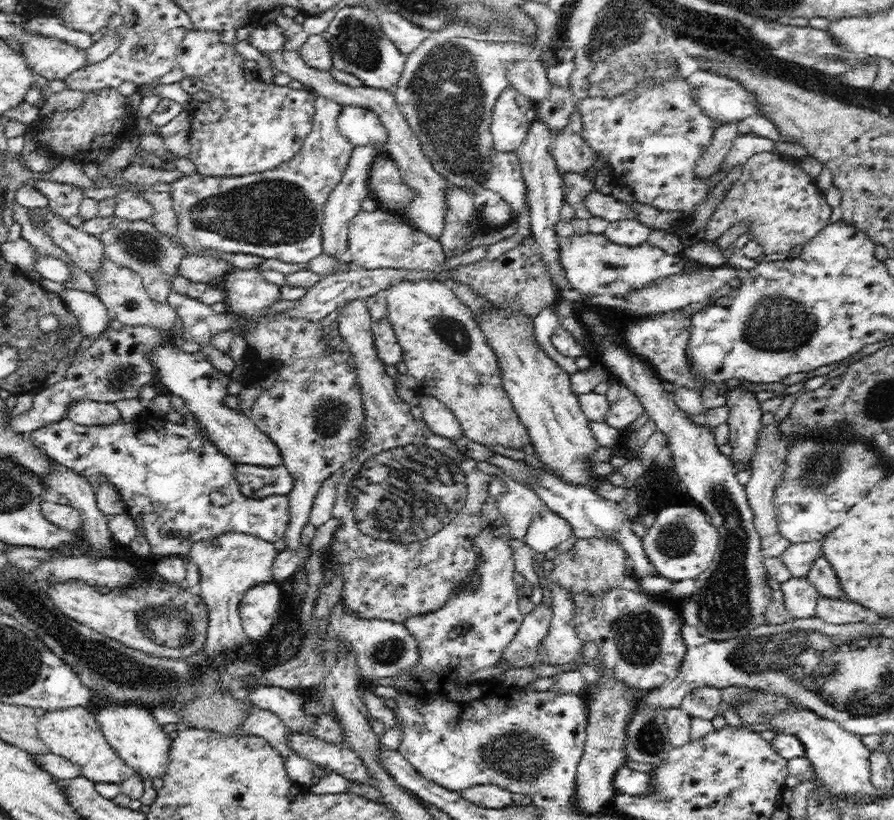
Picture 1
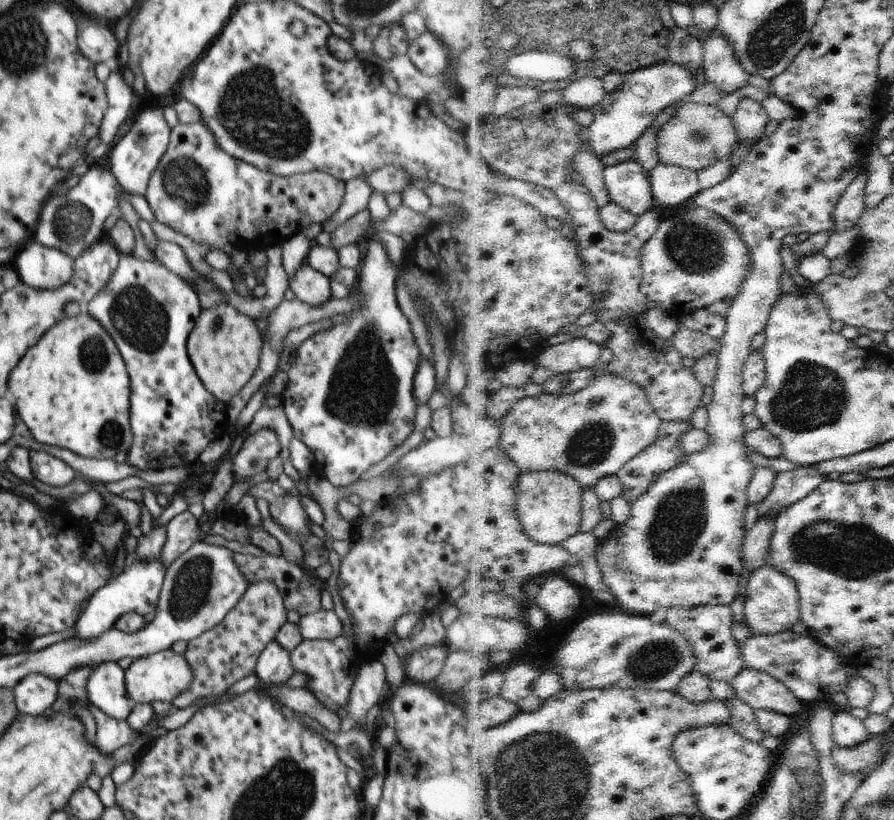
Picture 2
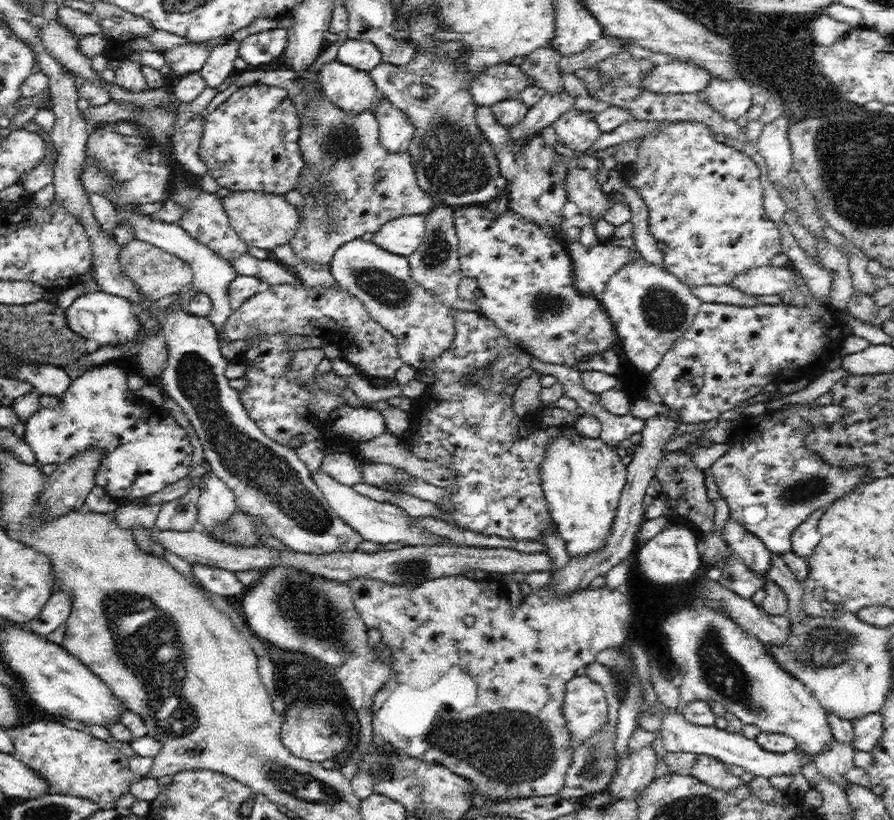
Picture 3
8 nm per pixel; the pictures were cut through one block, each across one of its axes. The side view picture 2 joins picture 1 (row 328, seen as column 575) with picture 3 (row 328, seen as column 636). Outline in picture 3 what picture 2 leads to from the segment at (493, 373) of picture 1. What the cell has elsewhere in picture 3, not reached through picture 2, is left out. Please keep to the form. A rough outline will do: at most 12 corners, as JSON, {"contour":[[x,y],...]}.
{"contour":[[358,238],[330,263],[392,334],[404,364],[433,368],[458,310],[409,257]]}

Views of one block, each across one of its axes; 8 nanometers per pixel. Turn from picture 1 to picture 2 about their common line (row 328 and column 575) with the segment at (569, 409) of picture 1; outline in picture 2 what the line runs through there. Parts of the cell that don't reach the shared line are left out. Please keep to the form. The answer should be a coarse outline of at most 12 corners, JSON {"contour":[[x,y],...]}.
{"contour":[[526,471],[519,511],[539,543],[581,532],[585,488],[572,475]]}

